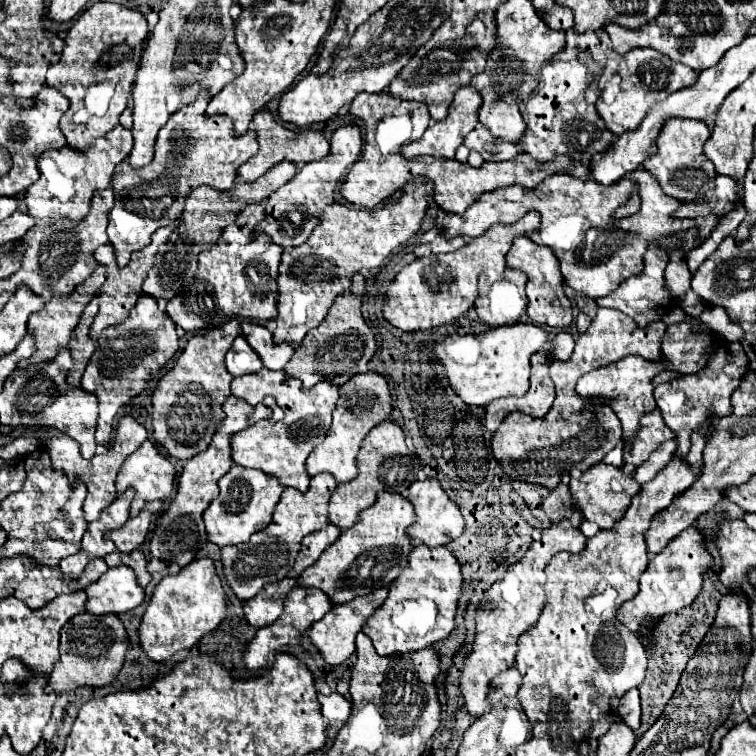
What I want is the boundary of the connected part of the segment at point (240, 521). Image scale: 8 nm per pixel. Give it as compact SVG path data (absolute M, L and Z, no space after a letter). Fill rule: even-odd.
M231 466L231 470L219 480L219 490L221 490L219 496L203 512L203 522L209 542L217 546L229 546L229 544L247 542L251 534L263 530L271 522L283 486L279 486L275 478L267 478L265 474L259 474L259 470Z

